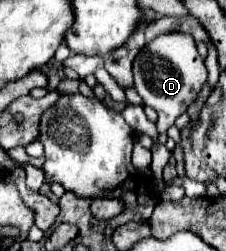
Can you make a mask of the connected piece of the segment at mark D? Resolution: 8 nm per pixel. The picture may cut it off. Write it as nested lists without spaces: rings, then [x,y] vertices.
[[[165,34],[147,44],[133,62],[133,78],[135,90],[143,98],[145,106],[155,108],[159,114],[157,130],[167,132],[167,128],[175,122],[175,118],[187,110],[187,106],[197,98],[201,86],[207,80],[207,70],[203,58],[197,54],[195,40],[187,34]]]

